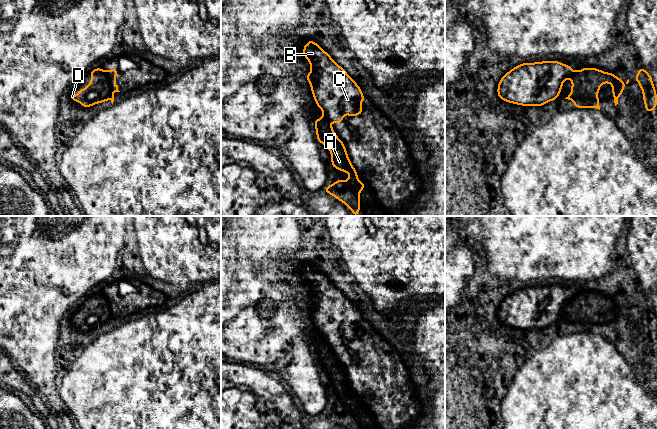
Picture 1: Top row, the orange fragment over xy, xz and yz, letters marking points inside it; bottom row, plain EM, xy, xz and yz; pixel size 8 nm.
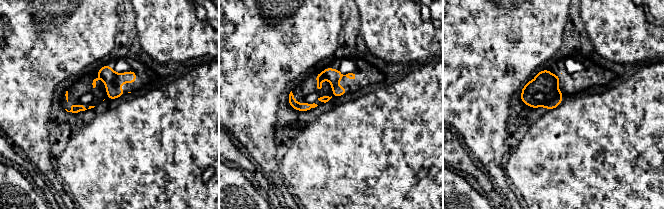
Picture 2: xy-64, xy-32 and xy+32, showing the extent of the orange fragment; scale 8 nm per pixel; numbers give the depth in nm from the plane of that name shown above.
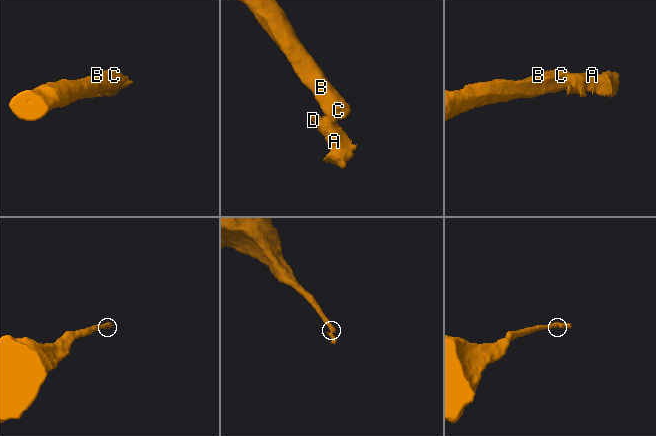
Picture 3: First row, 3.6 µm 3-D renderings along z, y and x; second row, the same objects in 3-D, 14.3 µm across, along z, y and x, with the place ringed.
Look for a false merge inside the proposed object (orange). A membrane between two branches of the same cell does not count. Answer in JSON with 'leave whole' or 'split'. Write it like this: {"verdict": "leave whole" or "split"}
{"verdict": "split"}

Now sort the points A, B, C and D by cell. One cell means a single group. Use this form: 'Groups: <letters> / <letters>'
Groups: A D / B C

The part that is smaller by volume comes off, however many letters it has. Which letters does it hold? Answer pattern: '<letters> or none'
A, D

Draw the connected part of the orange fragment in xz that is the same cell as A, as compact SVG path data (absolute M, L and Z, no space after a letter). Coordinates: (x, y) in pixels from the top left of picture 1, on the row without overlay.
M325 338L317 344L313 344L313 347L316 349L315 356L318 366L324 368L331 377L332 392L347 396L350 399L347 405L339 403L326 410L323 416L333 419L338 425L346 429L361 429L360 416L366 407L358 403L357 395L350 386L344 366L337 361Z

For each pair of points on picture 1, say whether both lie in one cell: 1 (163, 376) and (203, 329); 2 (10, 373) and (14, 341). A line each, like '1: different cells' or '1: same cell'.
1: same cell
2: different cells

